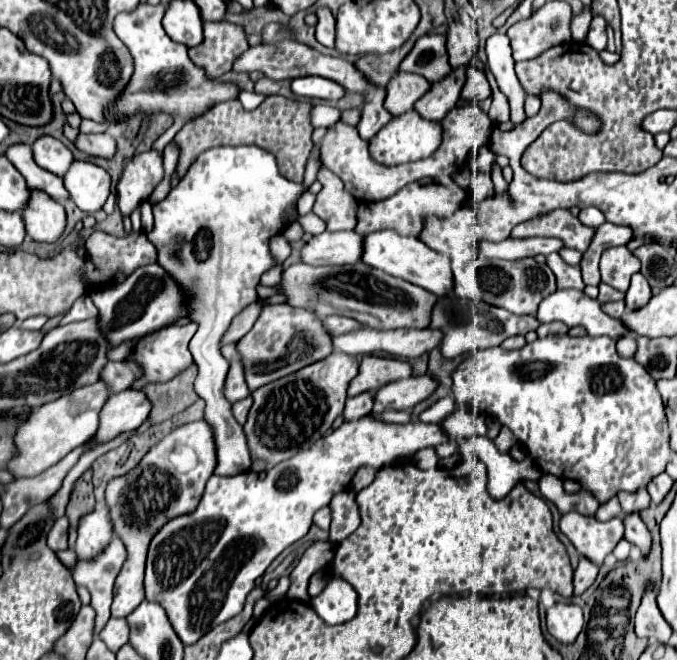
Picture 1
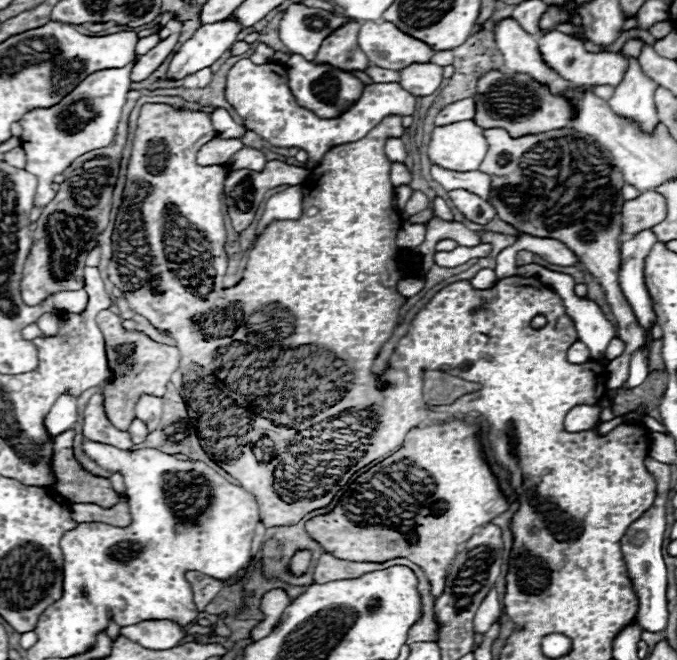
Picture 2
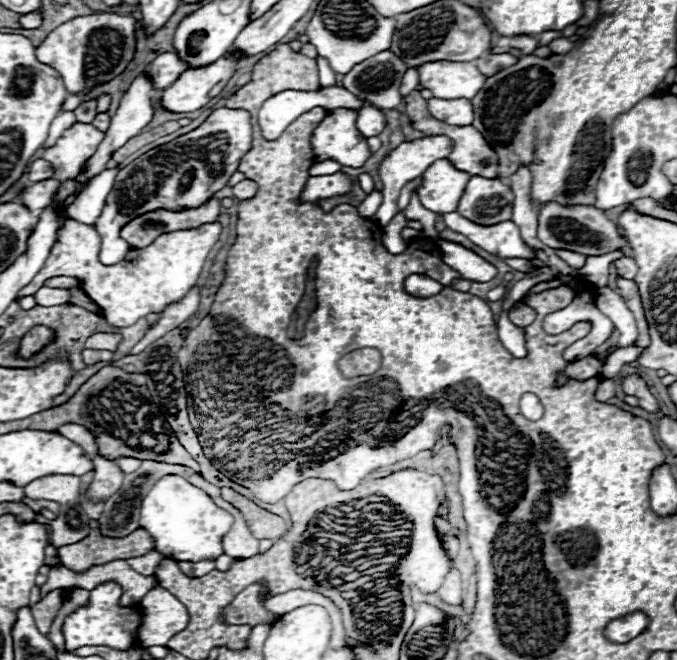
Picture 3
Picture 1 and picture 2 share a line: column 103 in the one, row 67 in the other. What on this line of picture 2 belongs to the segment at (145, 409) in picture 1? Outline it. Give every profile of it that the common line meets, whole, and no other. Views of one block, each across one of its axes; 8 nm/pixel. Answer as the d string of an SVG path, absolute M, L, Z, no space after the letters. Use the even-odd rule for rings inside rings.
M412 64L412 68L404 68L400 76L400 86L420 98L434 94L444 80L442 68L436 64Z

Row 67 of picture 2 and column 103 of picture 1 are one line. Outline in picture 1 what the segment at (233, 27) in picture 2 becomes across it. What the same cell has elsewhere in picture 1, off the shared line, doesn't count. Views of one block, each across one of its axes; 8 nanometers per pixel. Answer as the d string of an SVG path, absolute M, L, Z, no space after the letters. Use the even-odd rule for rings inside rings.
M74 160L72 170L62 178L72 202L86 214L94 214L104 208L110 196L110 176L104 168L90 162Z

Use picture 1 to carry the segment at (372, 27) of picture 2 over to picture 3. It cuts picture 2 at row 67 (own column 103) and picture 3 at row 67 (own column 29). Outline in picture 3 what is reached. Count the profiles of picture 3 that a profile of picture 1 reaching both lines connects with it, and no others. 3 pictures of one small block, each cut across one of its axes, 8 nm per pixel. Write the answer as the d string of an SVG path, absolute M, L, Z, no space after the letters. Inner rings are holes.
M438 60L432 64L418 66L420 84L428 88L436 98L472 100L482 88L486 76L478 72L474 64L454 64L448 60Z

